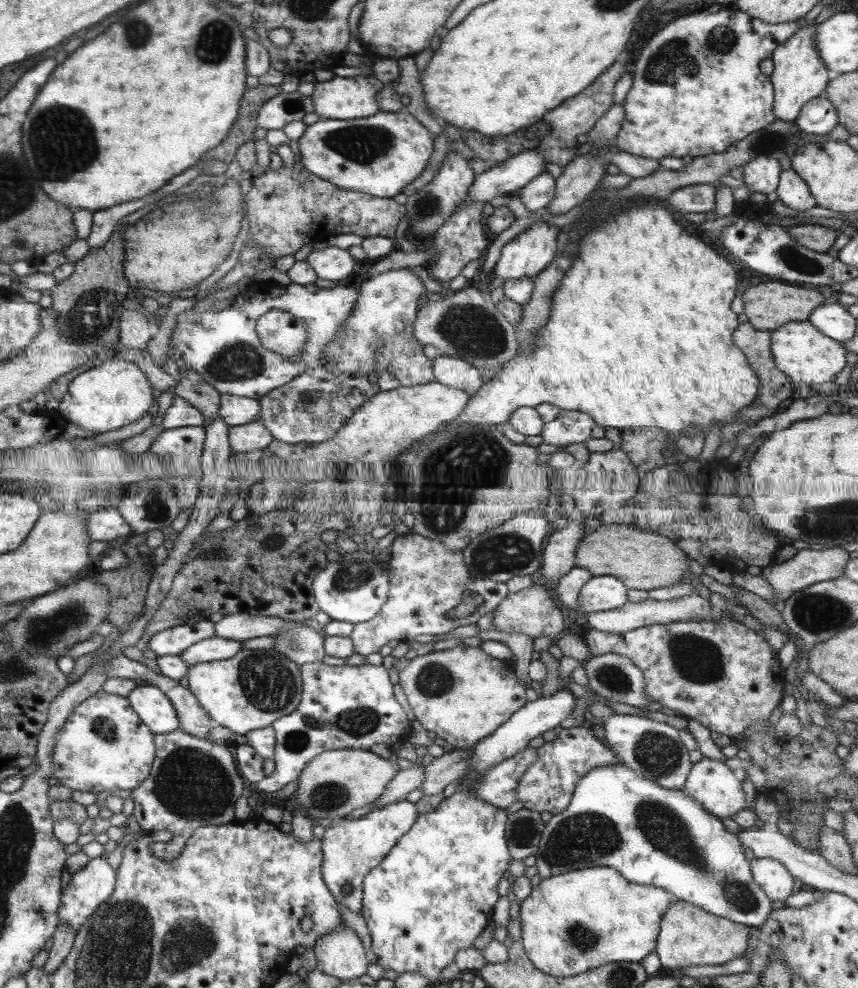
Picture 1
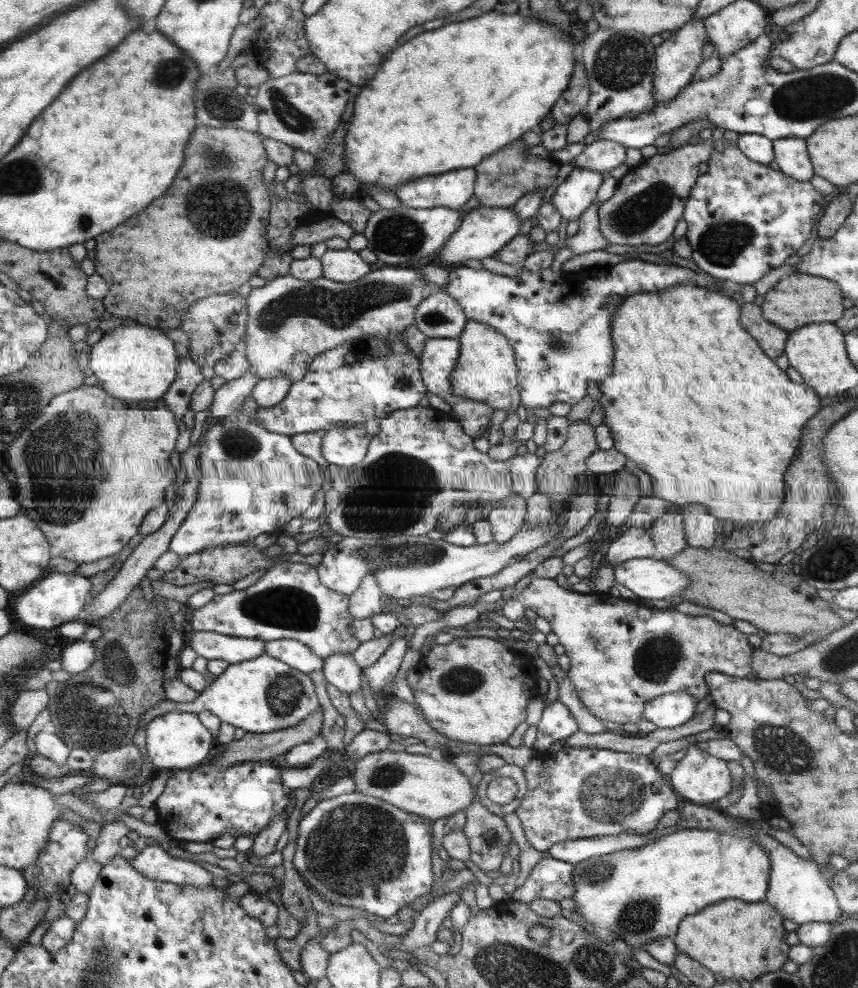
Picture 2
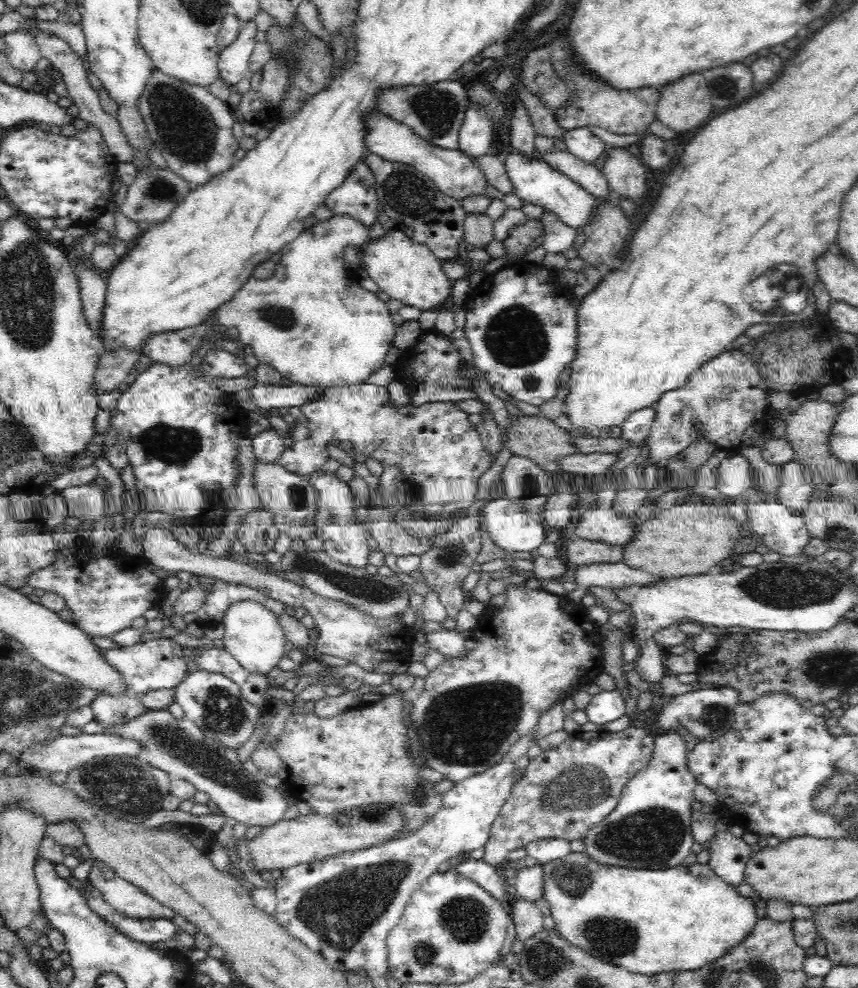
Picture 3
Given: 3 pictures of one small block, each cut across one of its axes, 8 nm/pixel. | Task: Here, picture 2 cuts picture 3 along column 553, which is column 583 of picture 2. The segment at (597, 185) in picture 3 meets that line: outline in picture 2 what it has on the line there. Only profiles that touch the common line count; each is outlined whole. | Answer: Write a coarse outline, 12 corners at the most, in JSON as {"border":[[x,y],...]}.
{"border":[[611,140],[585,145],[571,163],[601,173],[624,164],[625,146]]}

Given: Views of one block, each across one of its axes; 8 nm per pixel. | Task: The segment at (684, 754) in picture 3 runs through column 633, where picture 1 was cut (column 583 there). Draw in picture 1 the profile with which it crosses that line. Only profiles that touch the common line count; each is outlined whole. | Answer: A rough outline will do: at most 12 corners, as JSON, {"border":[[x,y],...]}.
{"border":[[623,764],[578,780],[542,879],[609,867],[747,927],[770,898],[737,836]]}

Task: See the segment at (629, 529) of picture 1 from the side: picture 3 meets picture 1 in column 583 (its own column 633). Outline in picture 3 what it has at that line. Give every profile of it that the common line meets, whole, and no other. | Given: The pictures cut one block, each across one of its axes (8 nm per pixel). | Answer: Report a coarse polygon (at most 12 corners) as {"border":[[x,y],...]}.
{"border":[[678,503],[622,549],[634,570],[671,579],[734,559],[734,519]]}

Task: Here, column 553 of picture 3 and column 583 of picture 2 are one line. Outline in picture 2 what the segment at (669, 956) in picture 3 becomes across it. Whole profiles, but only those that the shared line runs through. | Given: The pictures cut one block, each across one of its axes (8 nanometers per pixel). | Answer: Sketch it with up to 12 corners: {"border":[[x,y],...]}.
{"border":[[751,823],[683,829],[571,868],[606,943],[673,938],[723,900],[764,901]]}

